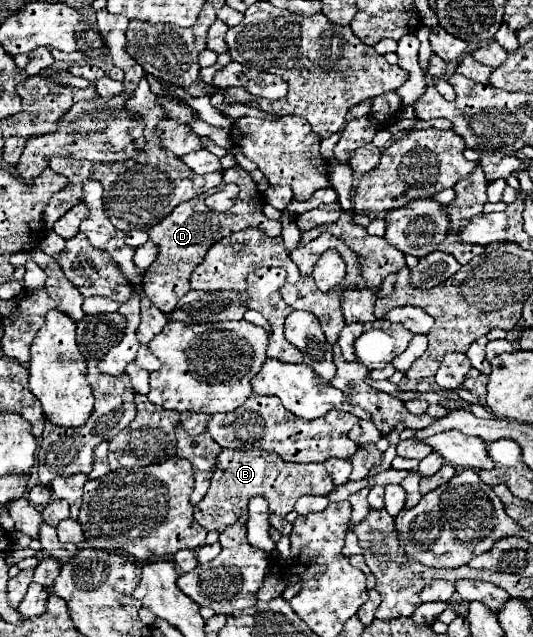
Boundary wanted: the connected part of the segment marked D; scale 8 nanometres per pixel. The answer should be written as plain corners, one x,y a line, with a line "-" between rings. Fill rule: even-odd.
239,165
233,169
227,169
223,175
223,183
245,183
245,189
241,191
237,203
229,211
225,213
211,211
203,201
205,195
199,195
199,197
185,201
183,205
177,205
169,217
165,217
161,223
149,229
149,239
155,241
155,245
159,247
159,253
153,265
143,273
145,277
143,291
145,291
145,297
149,297
149,301
157,305
163,313
173,311
179,299
189,291
191,271
203,261
203,255
215,241
235,231
241,231
245,227
259,227
269,237
281,235
281,221
269,221
263,215
263,199
257,191
257,183
251,179
247,171
243,171

